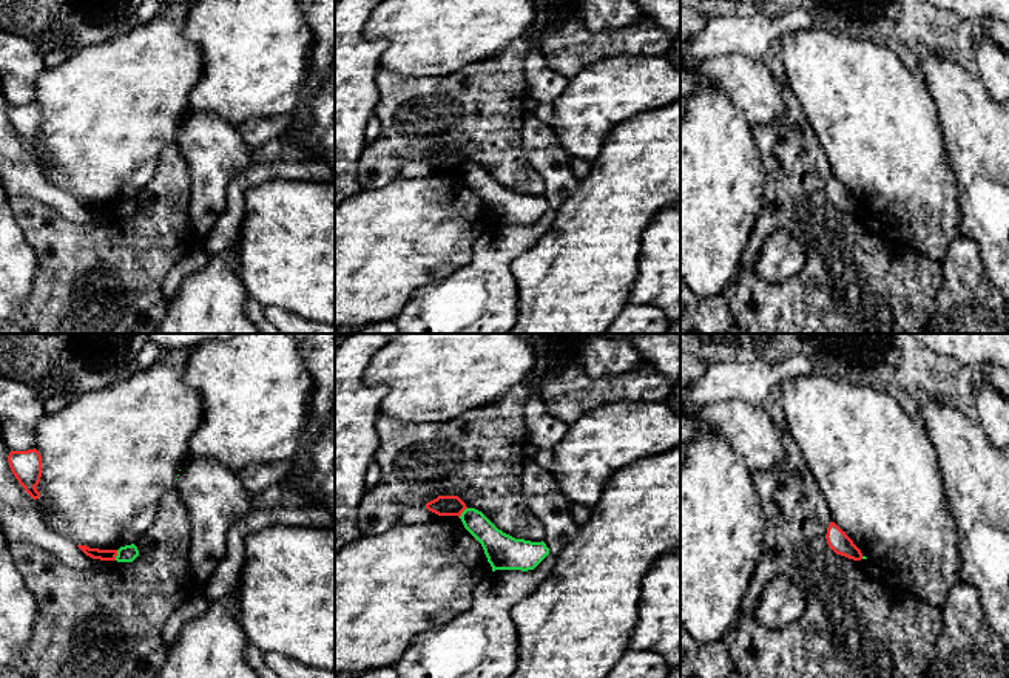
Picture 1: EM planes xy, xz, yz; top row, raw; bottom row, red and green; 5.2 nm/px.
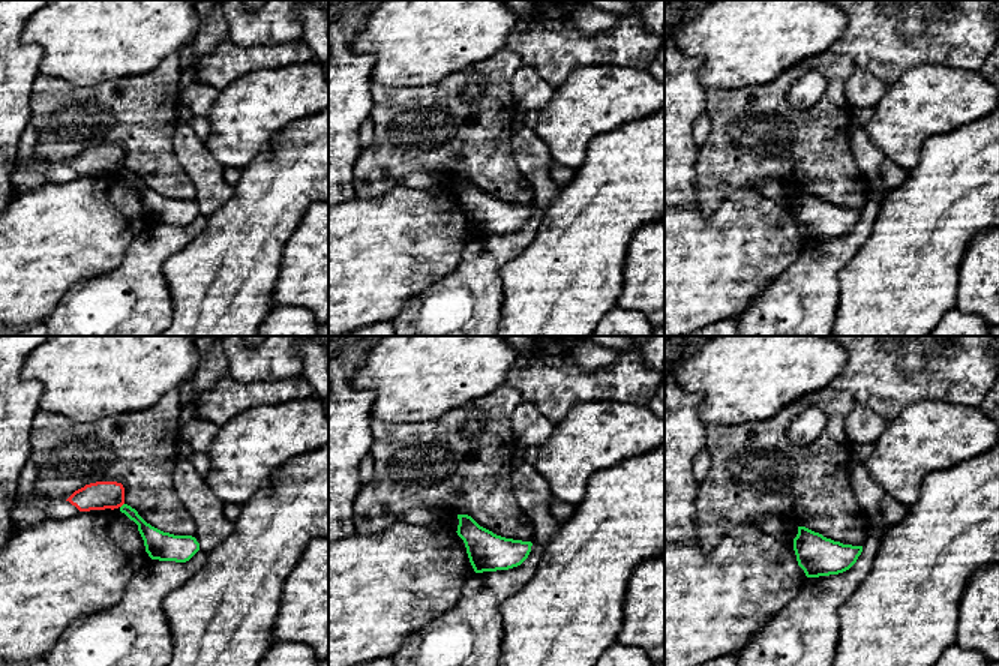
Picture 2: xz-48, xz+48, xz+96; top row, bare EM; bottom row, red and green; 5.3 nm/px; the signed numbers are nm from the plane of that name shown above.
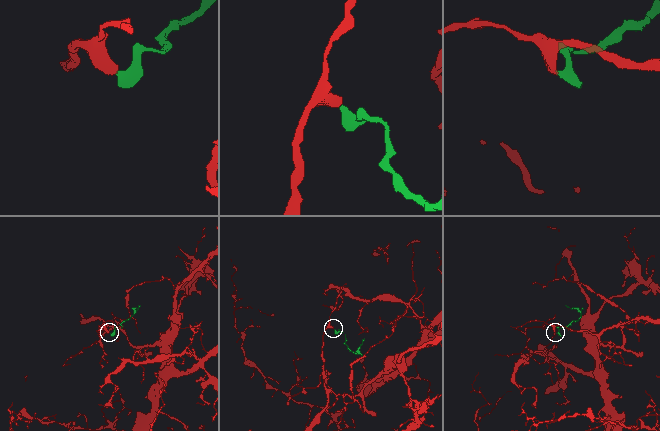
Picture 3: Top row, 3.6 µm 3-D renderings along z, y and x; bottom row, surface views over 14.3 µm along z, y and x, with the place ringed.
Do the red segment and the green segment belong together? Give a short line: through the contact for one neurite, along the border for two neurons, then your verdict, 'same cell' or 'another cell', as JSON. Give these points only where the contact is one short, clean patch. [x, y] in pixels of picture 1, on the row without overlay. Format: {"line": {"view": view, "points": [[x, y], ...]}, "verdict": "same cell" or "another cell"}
{"line": {"view": "xy", "points": [[118, 204], [114, 213]]}, "verdict": "another cell"}

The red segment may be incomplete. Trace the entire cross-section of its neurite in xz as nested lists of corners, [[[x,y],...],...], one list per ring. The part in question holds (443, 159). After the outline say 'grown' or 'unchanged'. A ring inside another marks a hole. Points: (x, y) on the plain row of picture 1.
[[[438,150],[426,158],[426,162],[438,170],[461,170],[467,162],[458,150]]]; unchanged

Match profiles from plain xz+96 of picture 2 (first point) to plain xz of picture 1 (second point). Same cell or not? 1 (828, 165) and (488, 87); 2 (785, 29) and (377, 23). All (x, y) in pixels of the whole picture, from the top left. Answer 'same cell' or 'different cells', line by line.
1: same cell
2: same cell

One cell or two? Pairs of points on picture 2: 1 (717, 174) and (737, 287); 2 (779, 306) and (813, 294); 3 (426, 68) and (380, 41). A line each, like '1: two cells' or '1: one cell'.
1: two cells
2: one cell
3: one cell

